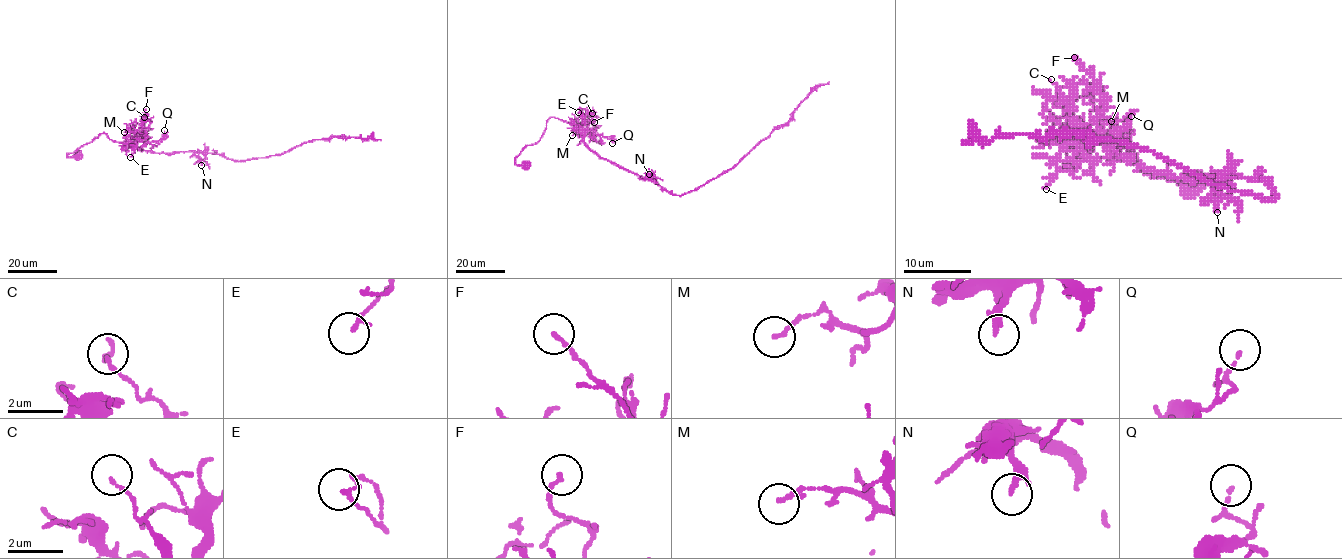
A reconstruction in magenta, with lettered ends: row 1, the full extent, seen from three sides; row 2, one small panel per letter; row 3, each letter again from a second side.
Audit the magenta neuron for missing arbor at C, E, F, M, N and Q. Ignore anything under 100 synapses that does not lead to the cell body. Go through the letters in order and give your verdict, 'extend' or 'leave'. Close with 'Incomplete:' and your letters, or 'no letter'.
C: leave
E: leave
F: leave
M: leave
N: leave
Q: leave
Incomplete: no letter

